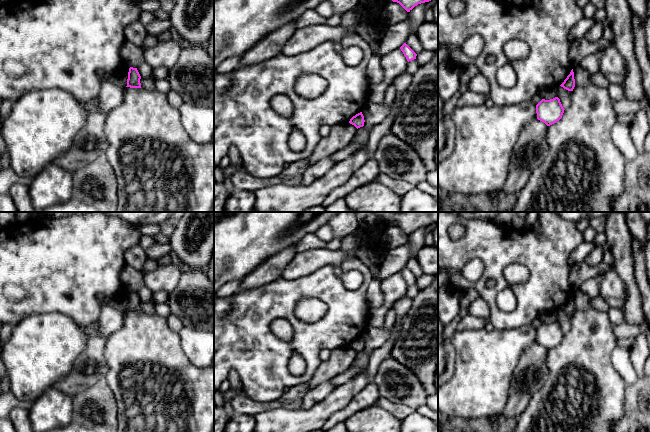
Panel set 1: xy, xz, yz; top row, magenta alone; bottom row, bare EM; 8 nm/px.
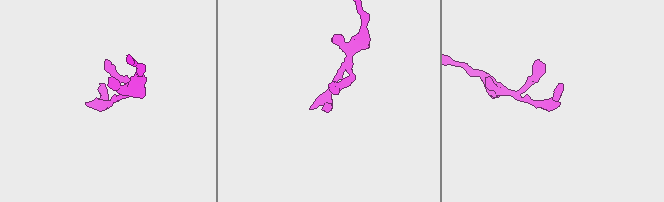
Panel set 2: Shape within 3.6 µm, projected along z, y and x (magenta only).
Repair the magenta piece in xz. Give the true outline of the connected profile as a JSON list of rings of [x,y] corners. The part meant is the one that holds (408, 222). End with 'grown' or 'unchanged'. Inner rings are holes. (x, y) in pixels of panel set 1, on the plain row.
[[[373,212],[399,227],[407,236],[421,227],[438,223],[438,212]]] | unchanged

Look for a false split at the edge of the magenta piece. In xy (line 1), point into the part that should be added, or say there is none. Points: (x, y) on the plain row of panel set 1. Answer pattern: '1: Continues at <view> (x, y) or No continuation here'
1: No continuation here

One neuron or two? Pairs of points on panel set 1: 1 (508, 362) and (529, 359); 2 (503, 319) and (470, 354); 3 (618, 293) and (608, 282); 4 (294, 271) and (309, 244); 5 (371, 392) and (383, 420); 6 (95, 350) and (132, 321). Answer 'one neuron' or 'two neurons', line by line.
1: two neurons
2: two neurons
3: one neuron
4: two neurons
5: two neurons
6: two neurons

